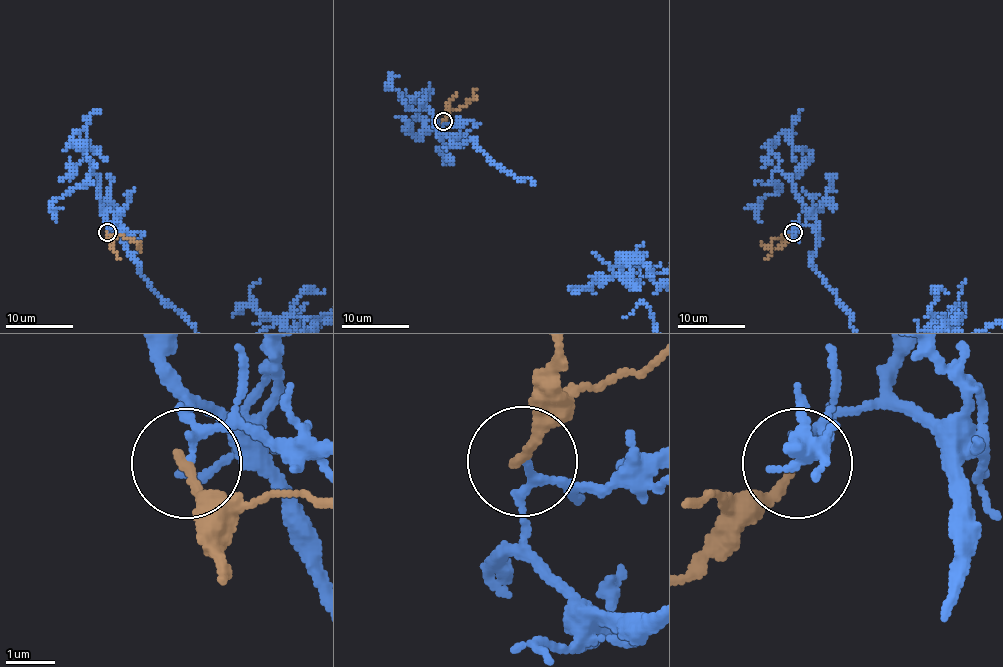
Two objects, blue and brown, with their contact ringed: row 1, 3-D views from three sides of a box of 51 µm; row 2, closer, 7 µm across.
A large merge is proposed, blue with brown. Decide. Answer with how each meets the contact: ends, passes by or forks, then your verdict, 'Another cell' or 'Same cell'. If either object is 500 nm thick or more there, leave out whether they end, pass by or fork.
At the ring blue passes by. At the ring brown ends. Same cell

